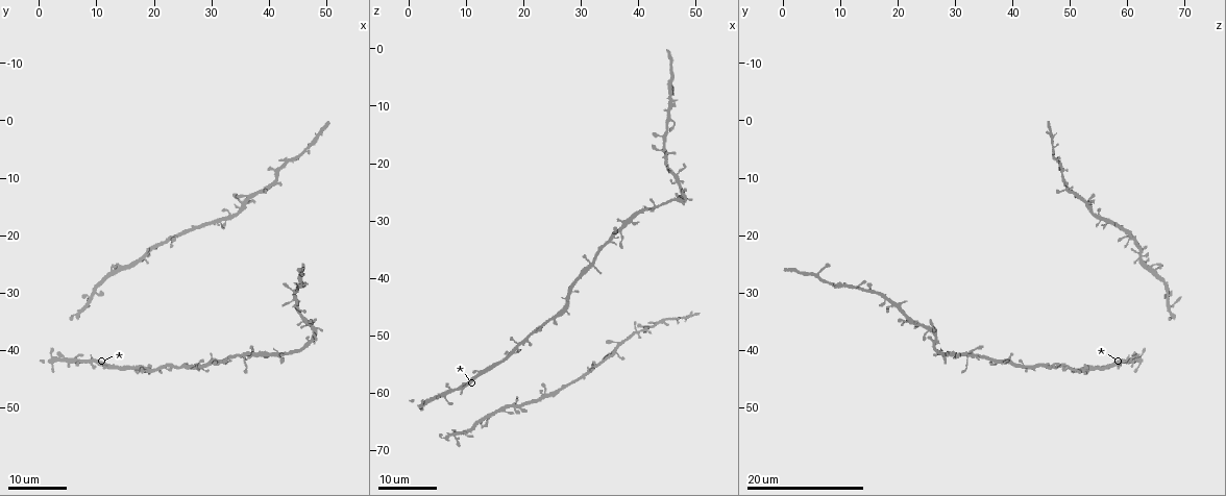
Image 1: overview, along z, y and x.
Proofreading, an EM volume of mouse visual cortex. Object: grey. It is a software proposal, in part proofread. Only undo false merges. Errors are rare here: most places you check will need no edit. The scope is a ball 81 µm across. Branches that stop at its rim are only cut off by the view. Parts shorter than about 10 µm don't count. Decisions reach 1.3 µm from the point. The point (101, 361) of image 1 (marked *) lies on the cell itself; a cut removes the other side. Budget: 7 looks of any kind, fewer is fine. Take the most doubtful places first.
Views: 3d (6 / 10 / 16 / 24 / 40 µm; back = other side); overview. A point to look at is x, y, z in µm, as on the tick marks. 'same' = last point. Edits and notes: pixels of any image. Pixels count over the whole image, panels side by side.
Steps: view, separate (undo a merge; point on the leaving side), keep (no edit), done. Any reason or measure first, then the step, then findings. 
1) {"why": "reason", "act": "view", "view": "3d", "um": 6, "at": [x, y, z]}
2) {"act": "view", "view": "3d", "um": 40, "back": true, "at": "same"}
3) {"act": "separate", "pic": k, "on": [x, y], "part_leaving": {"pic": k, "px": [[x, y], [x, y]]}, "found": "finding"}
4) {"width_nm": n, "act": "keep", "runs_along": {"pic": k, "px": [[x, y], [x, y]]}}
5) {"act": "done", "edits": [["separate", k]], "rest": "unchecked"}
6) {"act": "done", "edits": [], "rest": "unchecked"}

{"why": "thin neck", "act": "view", "view": "3d", "um": 24, "at": [35.0, 16.0, 54.0]}

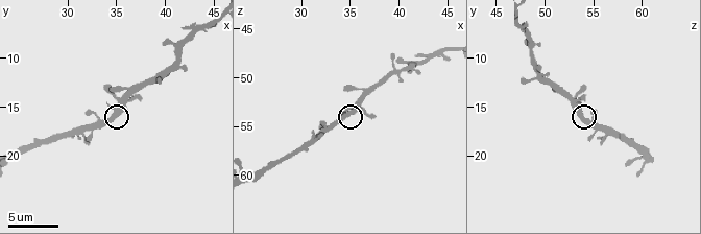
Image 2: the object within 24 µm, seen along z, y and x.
{"act": "view", "view": "3d", "um": 6, "at": [34.8, 16.0, 54.0]}

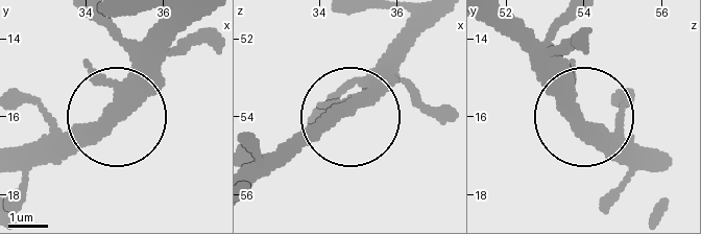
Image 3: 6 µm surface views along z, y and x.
{"act": "keep", "runs_along": {"pic": 3, "px": [[22, 163], [92, 137], [168, 50]]}, "found": "one cell here"}

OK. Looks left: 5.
{"why": "calibre changes", "act": "view", "view": "3d", "um": 16, "at": [25.0, 43.0, 47.5]}

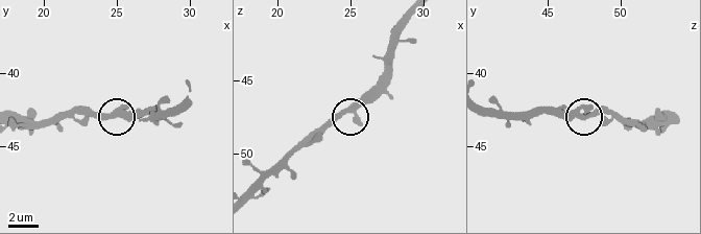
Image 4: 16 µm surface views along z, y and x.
{"why": "closer look", "act": "view", "view": "3d", "um": 6, "at": [24.8, 43.0, 47.2]}

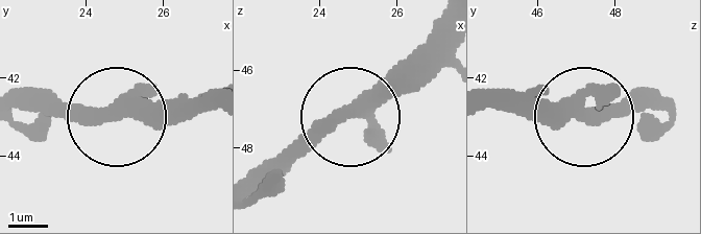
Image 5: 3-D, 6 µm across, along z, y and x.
{"arms": 3, "act": "keep", "runs_along": {"pic": 5, "px": [[257, 197], [433, 31]]}, "found": "continuous, no second cell"}

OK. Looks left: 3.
{"why": "thick turns thin", "act": "view", "view": "3d", "um": 24, "at": [20.5, 43.5, 51.0]}

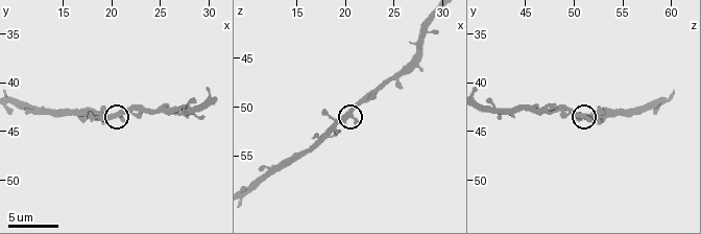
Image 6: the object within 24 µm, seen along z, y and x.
{"act": "view", "view": "3d", "um": 10, "at": [20.4, 43.6, 51.0]}

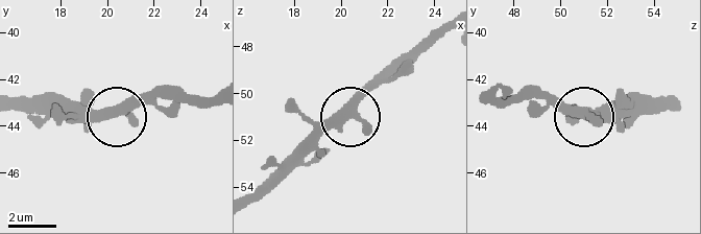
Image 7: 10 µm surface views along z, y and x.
{"arms": 3, "act": "keep", "runs_along": {"pic": 7, "px": [[254, 200], [319, 136], [343, 124], [401, 61]]}, "found": "one cell here"}

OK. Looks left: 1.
{"act": "done", "edits": [], "rest": "unchecked"}

